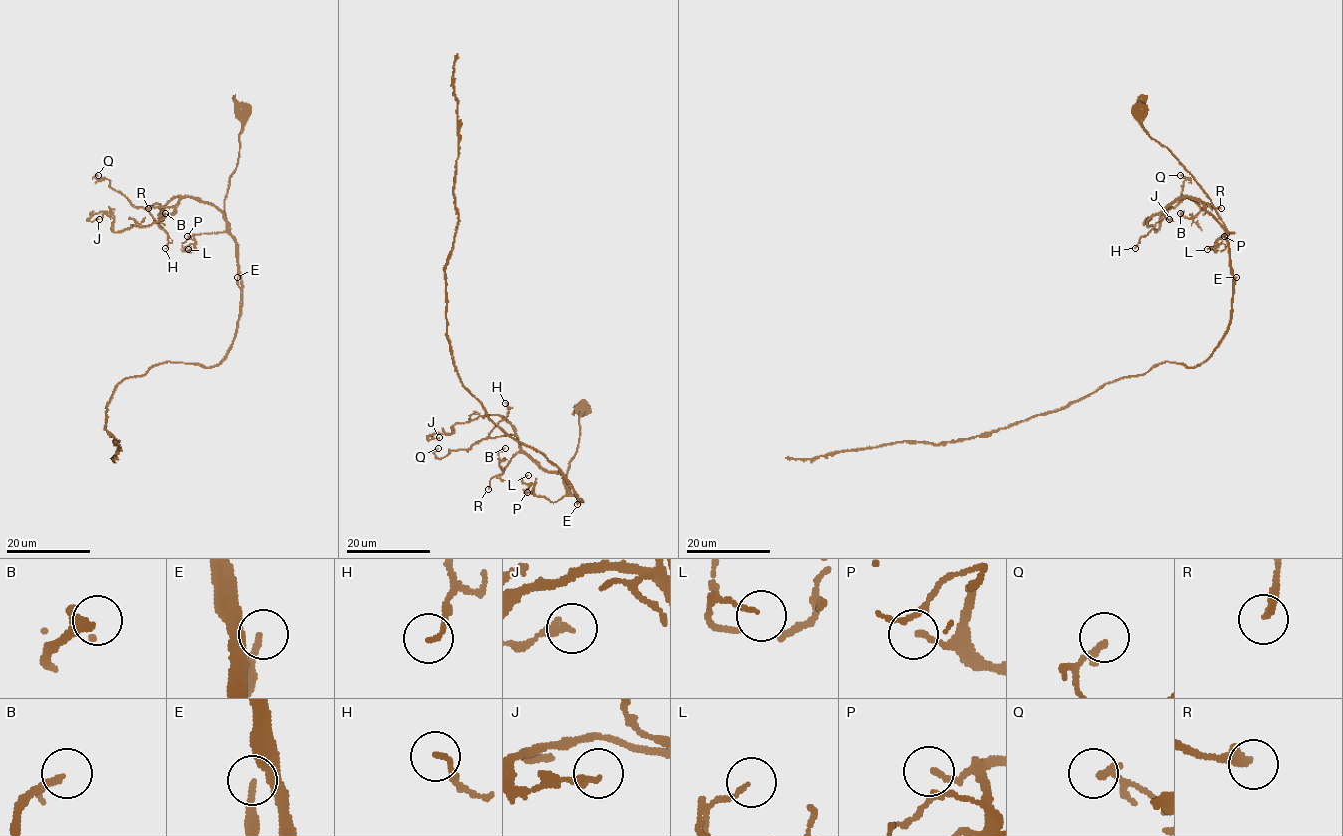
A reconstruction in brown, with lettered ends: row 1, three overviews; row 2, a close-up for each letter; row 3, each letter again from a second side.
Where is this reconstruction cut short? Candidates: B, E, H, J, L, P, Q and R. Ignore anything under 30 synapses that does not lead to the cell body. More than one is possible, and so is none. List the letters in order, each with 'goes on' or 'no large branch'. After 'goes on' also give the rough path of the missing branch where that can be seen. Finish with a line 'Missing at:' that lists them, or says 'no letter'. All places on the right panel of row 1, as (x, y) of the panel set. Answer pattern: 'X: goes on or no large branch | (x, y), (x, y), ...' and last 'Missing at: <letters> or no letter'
B: no large branch
E: no large branch
H: no large branch
J: no large branch
L: no large branch
P: no large branch
Q: no large branch
R: no large branch
Missing at: no letter

